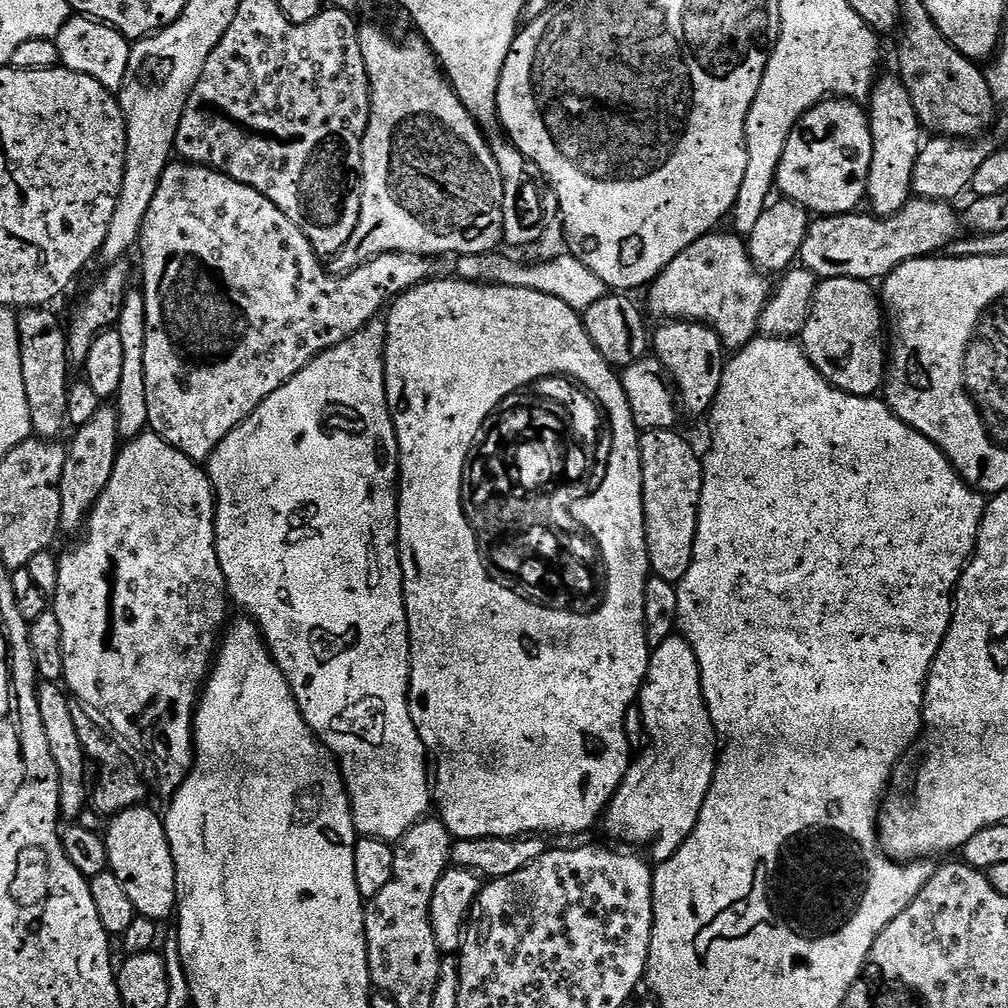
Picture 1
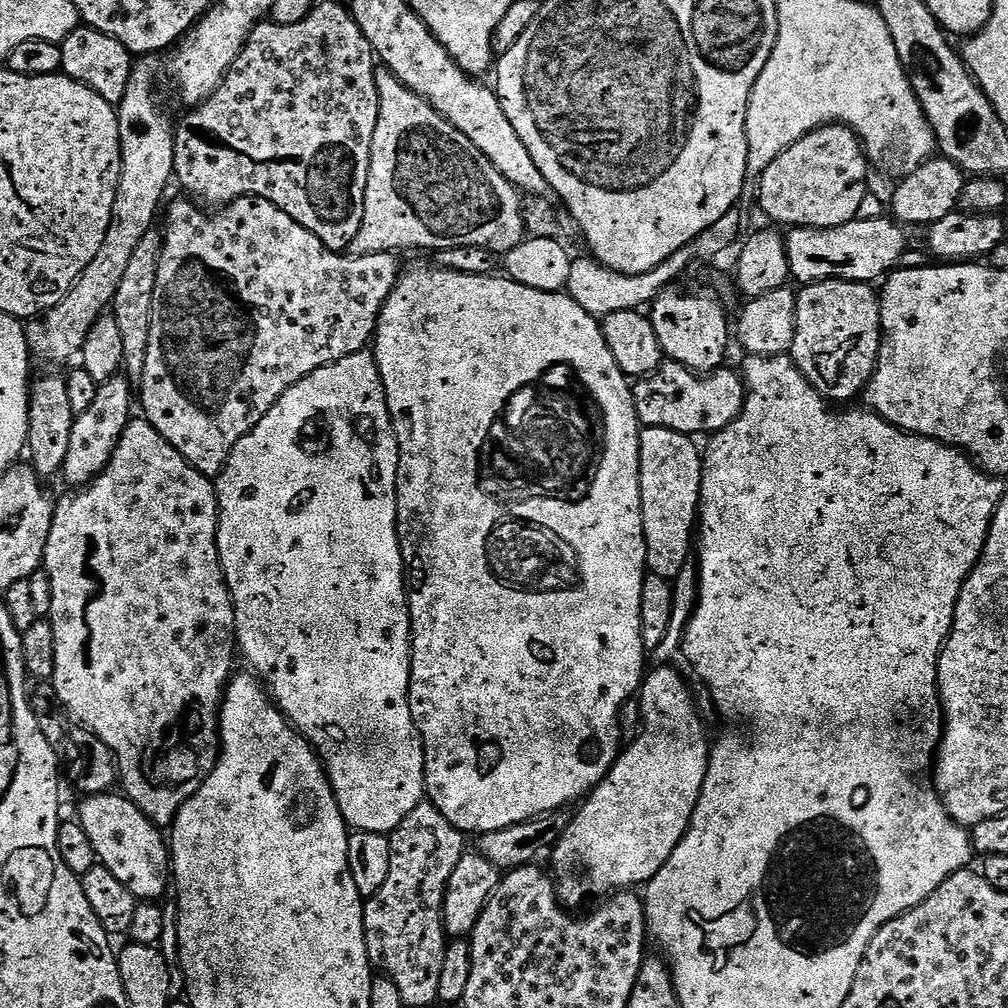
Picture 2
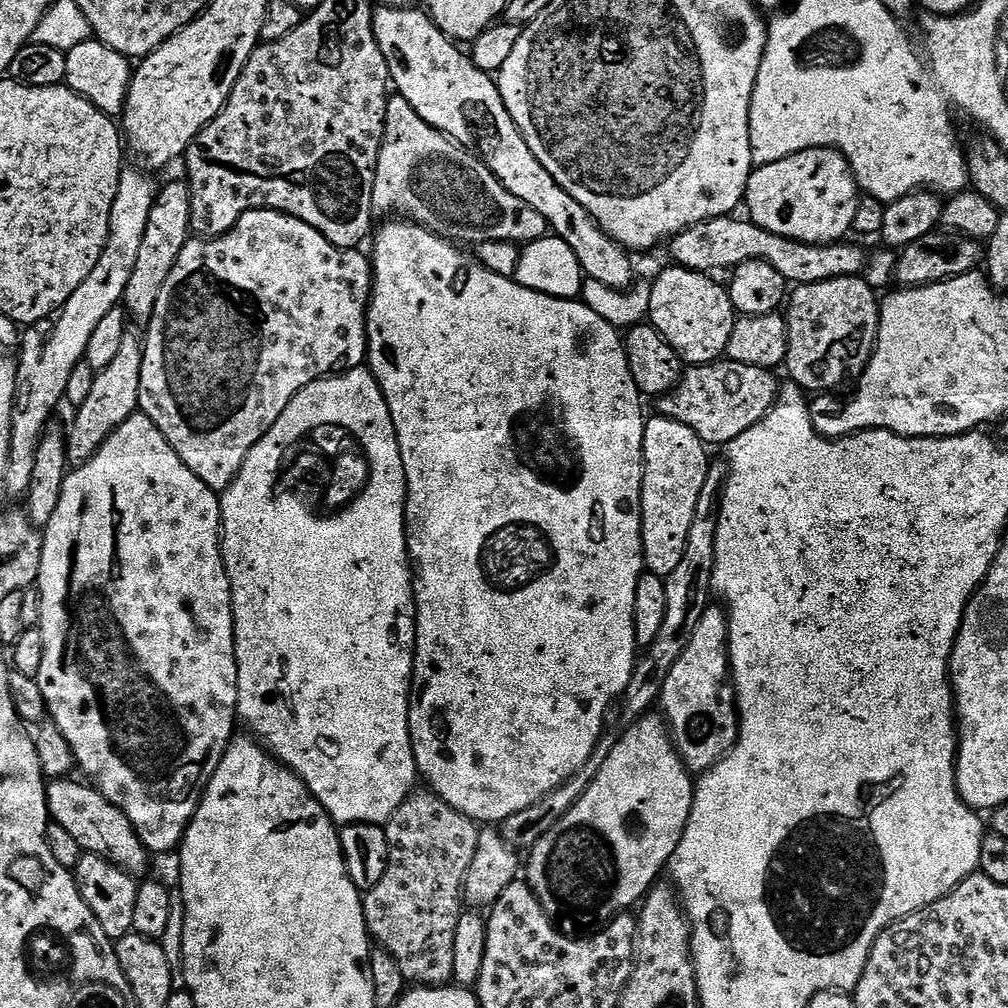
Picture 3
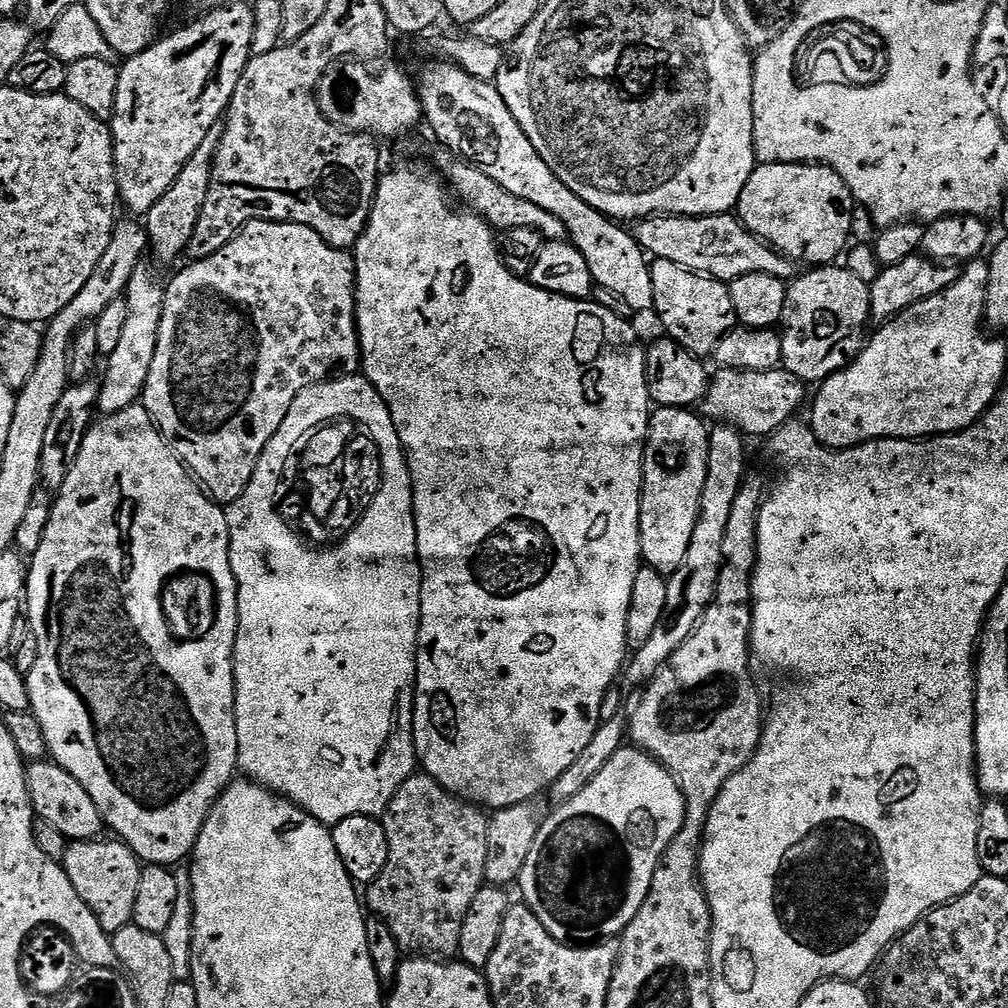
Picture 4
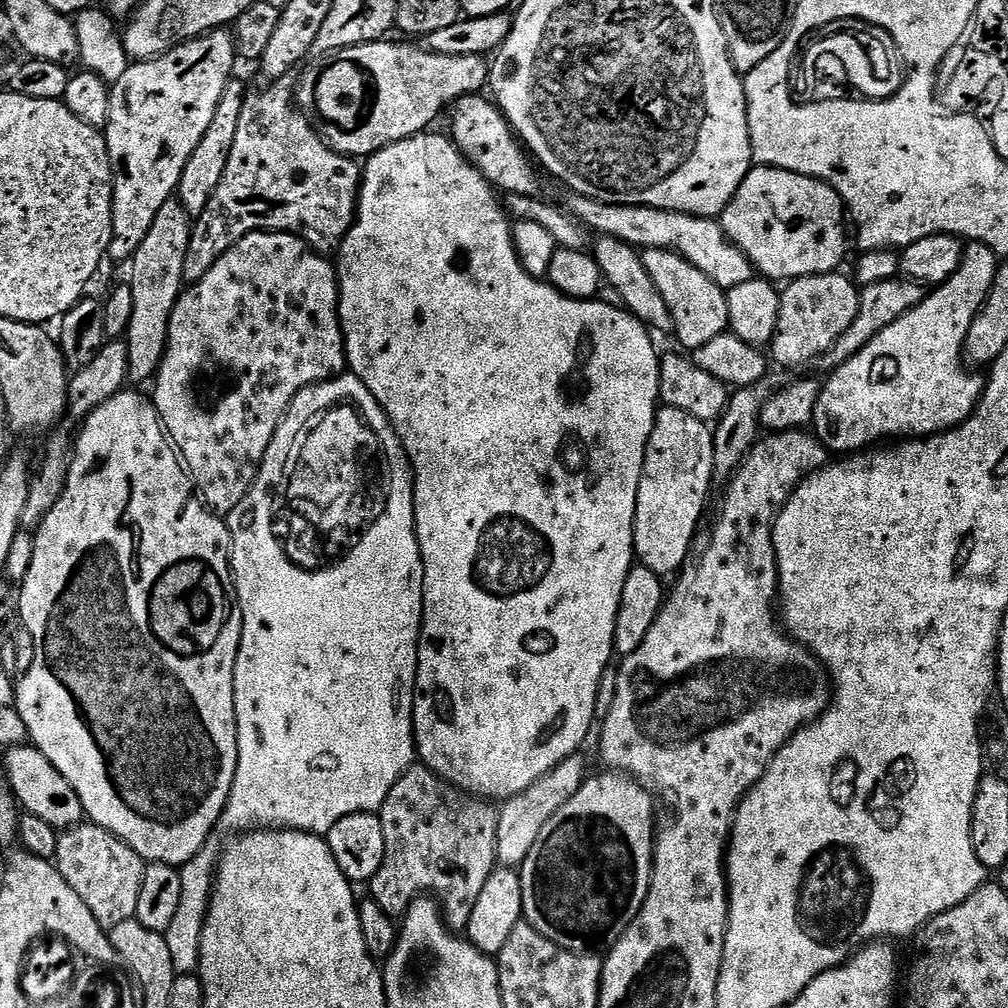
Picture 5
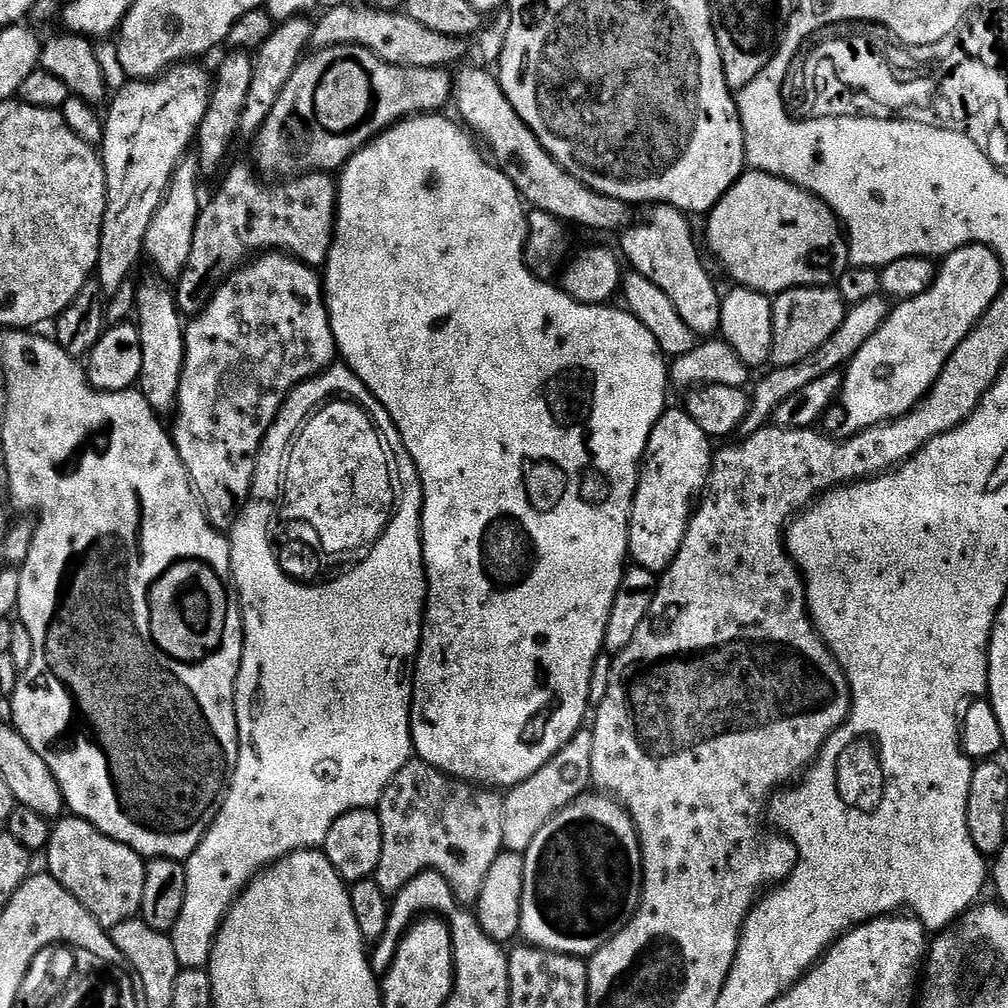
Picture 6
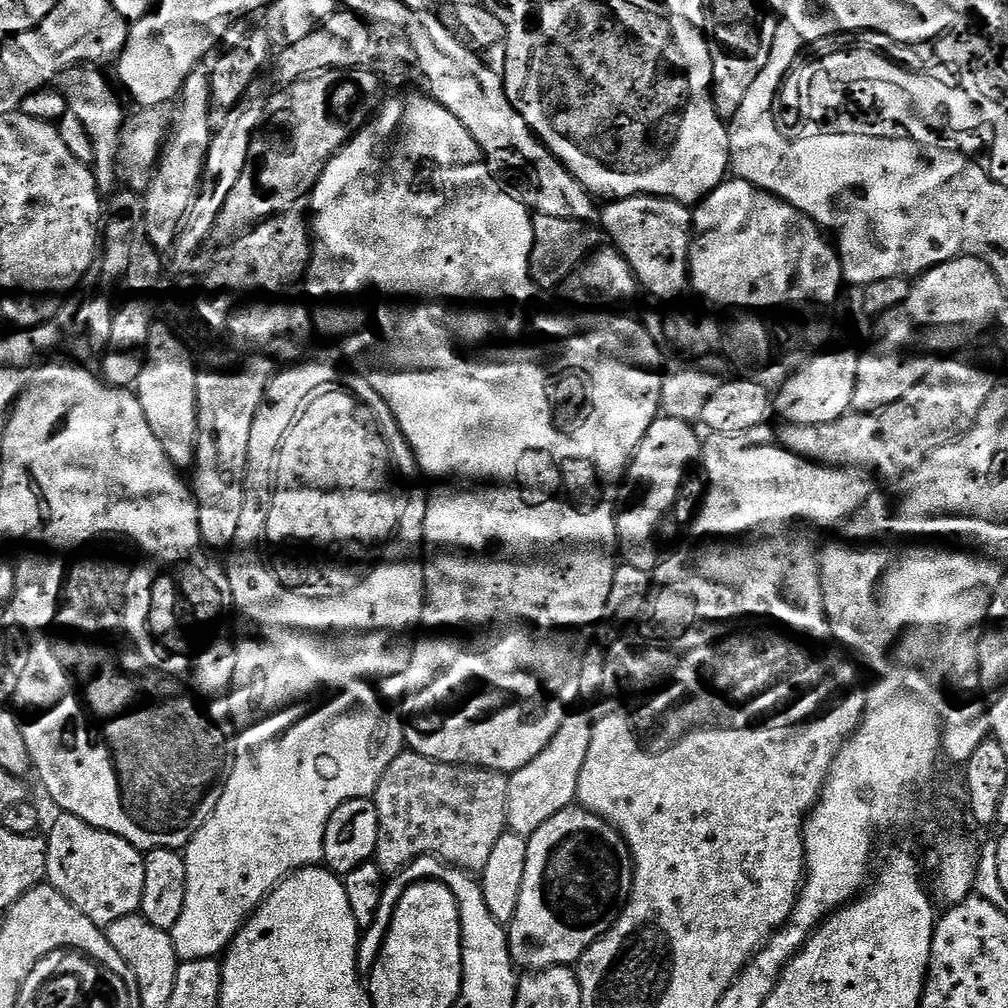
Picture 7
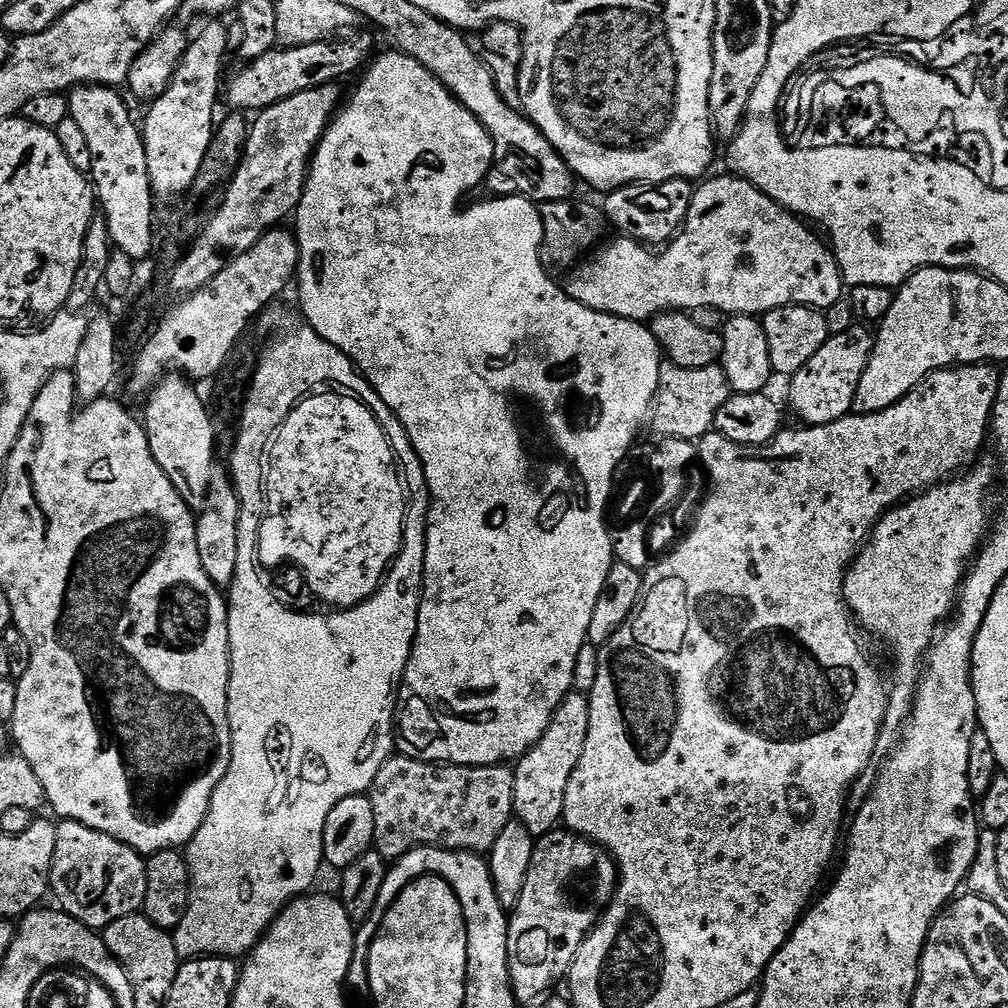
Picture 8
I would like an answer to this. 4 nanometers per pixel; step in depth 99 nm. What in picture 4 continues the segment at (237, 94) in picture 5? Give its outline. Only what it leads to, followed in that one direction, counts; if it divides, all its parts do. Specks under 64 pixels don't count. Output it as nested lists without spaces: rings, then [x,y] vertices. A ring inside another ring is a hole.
[[[220,126],[210,129],[206,138],[202,138],[202,146],[190,154],[178,178],[174,178],[170,190],[166,190],[166,194],[162,194],[162,198],[158,198],[158,202],[154,202],[154,206],[146,213],[148,247],[157,265],[172,264],[179,256],[183,257],[187,253],[190,238],[194,238],[194,226],[198,226],[198,218],[202,214],[202,206],[206,206],[206,194],[209,193],[212,177],[212,159],[216,156],[218,142],[222,142],[223,133],[223,127]]]

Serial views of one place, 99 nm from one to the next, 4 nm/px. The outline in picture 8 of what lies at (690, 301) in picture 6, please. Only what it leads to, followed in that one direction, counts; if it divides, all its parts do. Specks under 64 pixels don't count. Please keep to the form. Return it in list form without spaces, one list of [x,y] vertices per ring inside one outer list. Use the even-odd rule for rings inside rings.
[[[671,180],[661,184],[628,184],[607,193],[608,201],[602,204],[604,214],[619,235],[631,238],[645,246],[664,246],[684,227],[692,205],[694,188],[689,181]]]

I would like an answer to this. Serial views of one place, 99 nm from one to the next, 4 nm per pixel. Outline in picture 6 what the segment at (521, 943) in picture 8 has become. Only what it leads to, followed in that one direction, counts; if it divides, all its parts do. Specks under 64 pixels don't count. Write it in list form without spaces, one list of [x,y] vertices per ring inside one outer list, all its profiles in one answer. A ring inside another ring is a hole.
[[[585,794],[578,797],[570,806],[566,806],[557,816],[550,818],[542,830],[538,830],[538,838],[530,842],[528,851],[523,853],[524,858],[524,889],[522,890],[522,922],[520,923],[520,936],[531,947],[544,948],[548,952],[561,952],[567,956],[591,958],[598,949],[606,946],[610,938],[614,938],[634,918],[640,905],[640,896],[644,893],[644,863],[640,853],[640,839],[636,836],[634,822],[628,816],[627,810],[622,807],[611,795]]]

